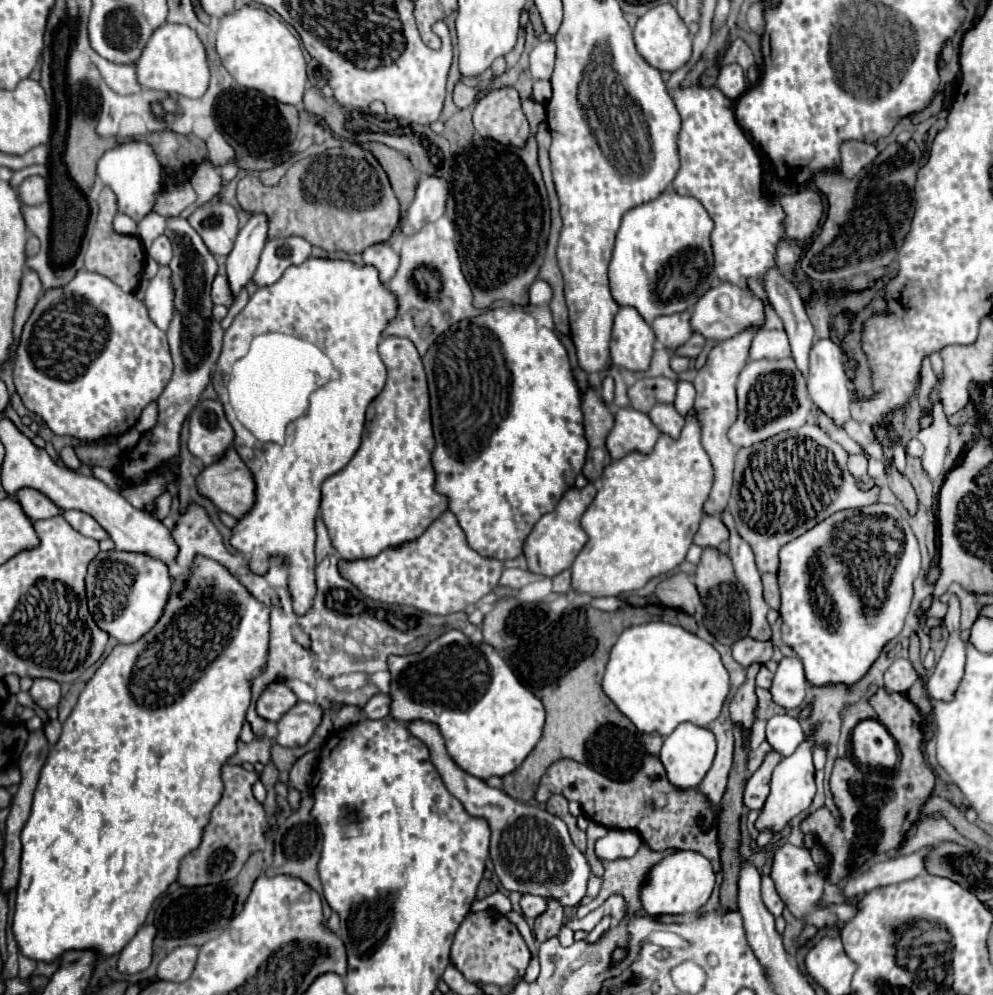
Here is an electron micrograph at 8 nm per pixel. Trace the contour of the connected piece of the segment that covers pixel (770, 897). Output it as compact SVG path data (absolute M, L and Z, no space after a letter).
M762 876L762 900L766 904L766 908L778 918L784 910L784 902L778 896L776 888L774 888L774 880L770 880L770 876Z

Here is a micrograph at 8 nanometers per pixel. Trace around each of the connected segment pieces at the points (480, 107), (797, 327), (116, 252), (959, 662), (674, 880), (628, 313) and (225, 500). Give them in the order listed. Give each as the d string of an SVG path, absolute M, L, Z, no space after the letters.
M510 86L490 90L478 98L472 122L482 138L496 140L504 146L522 148L530 138L530 126L520 108L520 94Z
M770 268L766 272L766 280L762 280L762 286L768 294L770 304L774 306L776 314L784 322L784 330L790 338L792 356L798 364L798 368L806 374L808 370L808 354L814 342L814 328L806 316L804 302L796 290L796 286L786 280L778 268Z
M104 188L102 194L100 194L98 204L100 204L100 214L98 214L94 236L92 236L92 240L88 244L88 250L86 250L84 266L90 272L98 272L98 274L110 278L124 292L134 292L138 282L140 282L140 274L142 274L142 262L144 262L142 244L140 244L140 240L136 236L124 236L124 234L114 232L112 220L116 216L116 196L114 196L112 190Z
M950 598L948 602L948 614L944 618L944 626L950 632L950 636L932 676L928 678L926 690L932 700L950 702L954 700L958 684L962 682L966 662L966 646L960 638L960 606L956 598Z
M680 850L658 862L648 876L648 884L640 888L640 902L646 914L692 914L698 912L710 898L716 884L712 864L698 852Z
M620 308L614 318L610 356L614 366L646 372L654 352L654 332L634 308Z
M230 448L222 460L202 470L198 476L198 488L222 512L228 512L234 518L242 518L254 508L254 476L234 448Z

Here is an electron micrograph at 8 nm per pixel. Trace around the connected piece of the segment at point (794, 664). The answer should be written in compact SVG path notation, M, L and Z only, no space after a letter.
M782 658L770 688L772 700L786 710L798 708L806 698L806 686L802 662L798 658Z

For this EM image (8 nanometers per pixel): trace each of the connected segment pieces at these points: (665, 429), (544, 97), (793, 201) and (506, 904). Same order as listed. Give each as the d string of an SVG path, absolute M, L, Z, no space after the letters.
M656 404L652 410L650 410L650 420L652 424L662 432L662 434L668 434L670 438L678 438L686 420L684 416L680 416L676 412L674 406L670 404Z
M536 80L534 82L534 94L532 94L532 98L536 102L540 102L540 104L546 104L550 100L550 96L552 96L550 82L548 80Z
M804 190L798 194L782 196L780 206L786 214L784 218L786 238L796 240L796 242L806 242L808 238L812 238L824 214L820 194L812 190Z
M494 892L494 894L490 894L490 896L482 898L482 900L476 900L472 904L472 910L486 910L486 908L496 908L502 914L508 914L512 910L508 896L502 894L502 892Z

